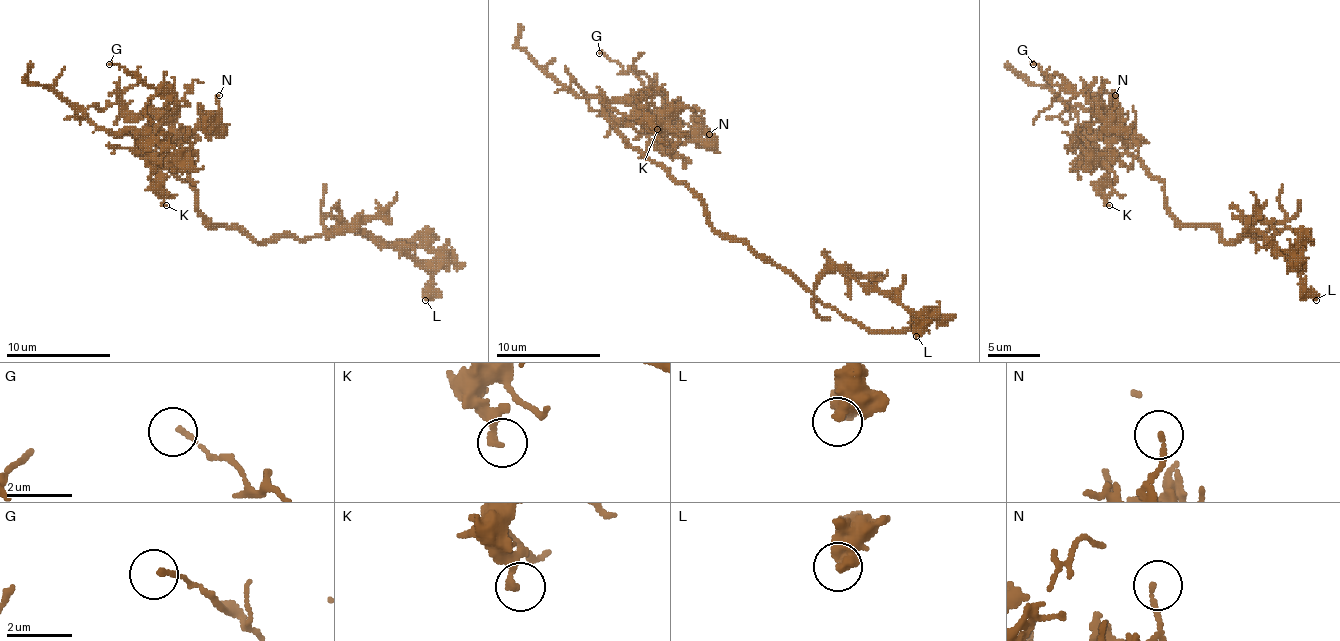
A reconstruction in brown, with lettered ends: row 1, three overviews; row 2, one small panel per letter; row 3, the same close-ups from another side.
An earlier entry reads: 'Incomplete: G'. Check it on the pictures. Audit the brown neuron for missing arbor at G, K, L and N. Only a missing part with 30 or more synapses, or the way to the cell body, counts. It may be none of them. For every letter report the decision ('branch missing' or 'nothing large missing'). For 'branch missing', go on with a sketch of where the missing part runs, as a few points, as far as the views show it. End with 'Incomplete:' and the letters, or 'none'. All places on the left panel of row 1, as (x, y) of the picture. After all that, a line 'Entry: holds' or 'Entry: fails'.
G: nothing large missing
K: nothing large missing
L: nothing large missing
N: nothing large missing
Incomplete: none
Entry: fails

